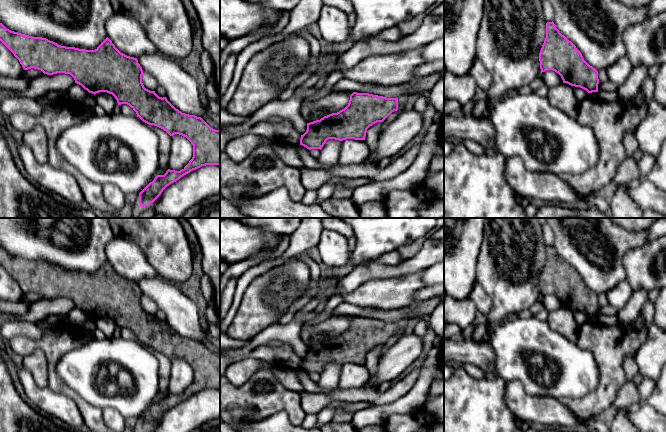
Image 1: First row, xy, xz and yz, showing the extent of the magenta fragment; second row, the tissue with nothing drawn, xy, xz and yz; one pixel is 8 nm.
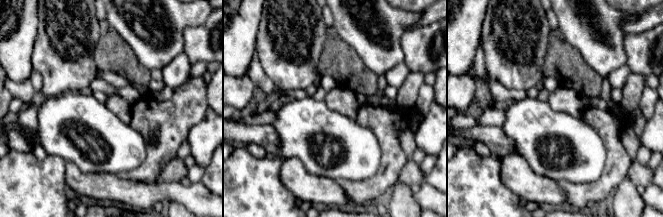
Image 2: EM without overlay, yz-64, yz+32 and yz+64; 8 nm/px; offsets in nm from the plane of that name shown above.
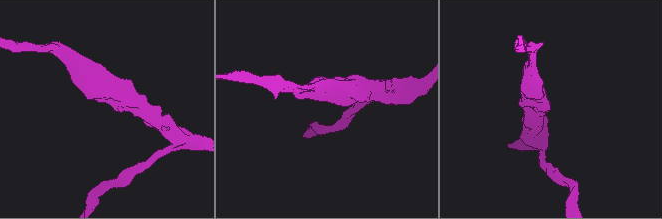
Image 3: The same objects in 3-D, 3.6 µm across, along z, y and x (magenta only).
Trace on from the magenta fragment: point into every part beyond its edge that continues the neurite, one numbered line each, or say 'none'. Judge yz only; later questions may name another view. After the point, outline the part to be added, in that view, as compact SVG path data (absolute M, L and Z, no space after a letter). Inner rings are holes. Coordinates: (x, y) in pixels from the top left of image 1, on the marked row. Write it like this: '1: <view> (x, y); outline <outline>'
none

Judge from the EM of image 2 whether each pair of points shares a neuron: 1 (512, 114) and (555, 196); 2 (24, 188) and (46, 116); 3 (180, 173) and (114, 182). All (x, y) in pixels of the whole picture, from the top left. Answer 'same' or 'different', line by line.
1: different
2: different
3: different

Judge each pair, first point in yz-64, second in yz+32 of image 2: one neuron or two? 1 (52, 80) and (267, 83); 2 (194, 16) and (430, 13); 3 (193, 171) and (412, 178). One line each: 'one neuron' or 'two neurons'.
1: two neurons
2: two neurons
3: two neurons

